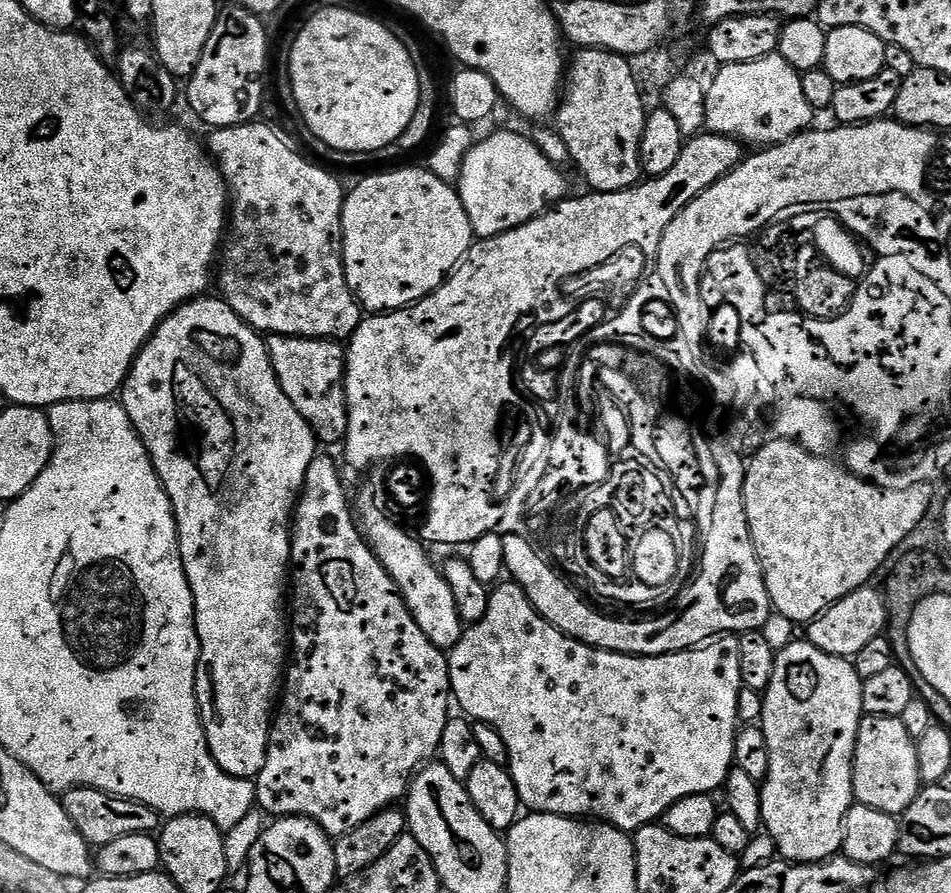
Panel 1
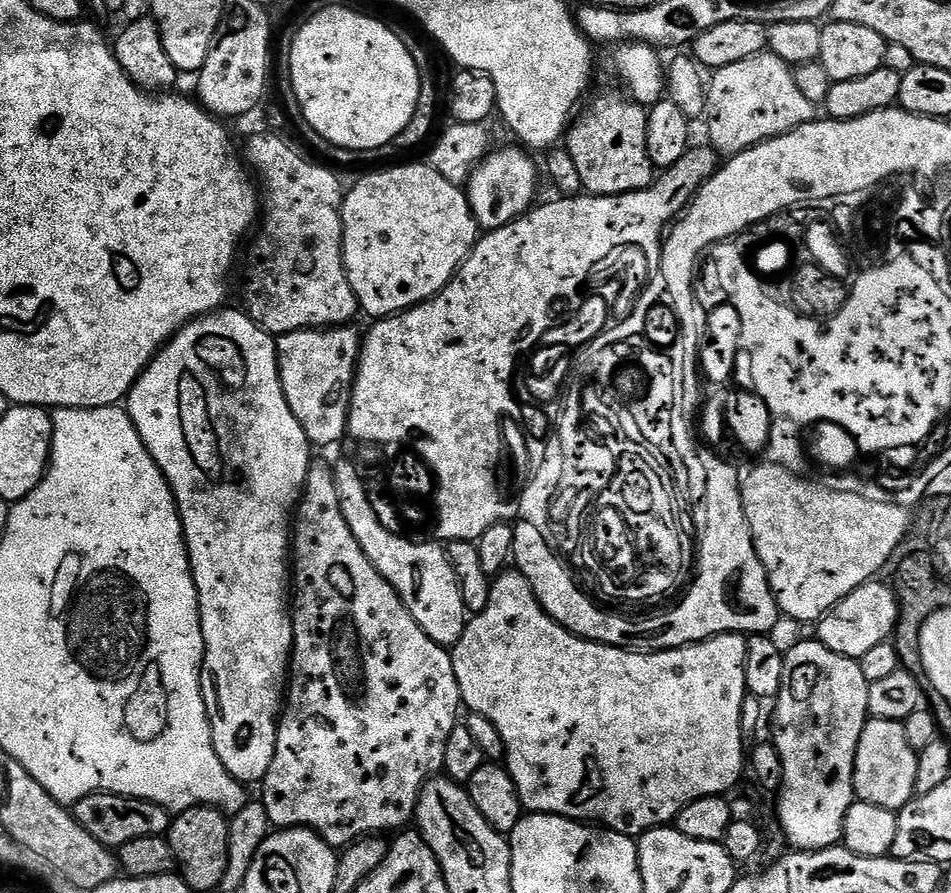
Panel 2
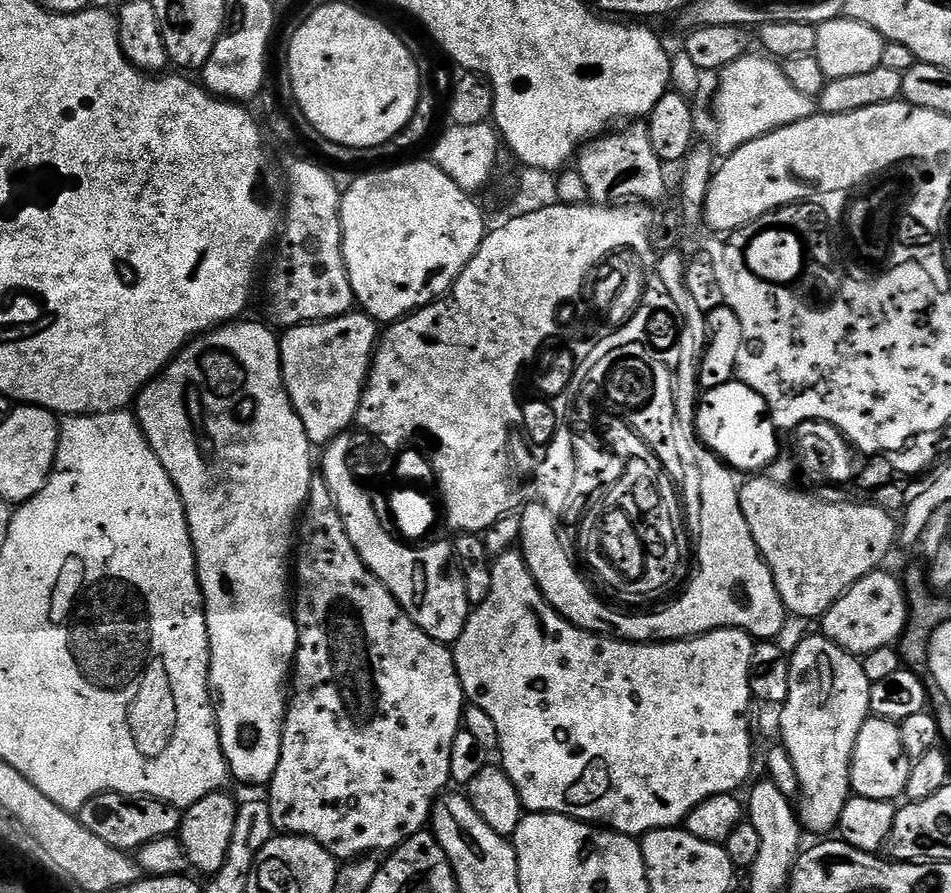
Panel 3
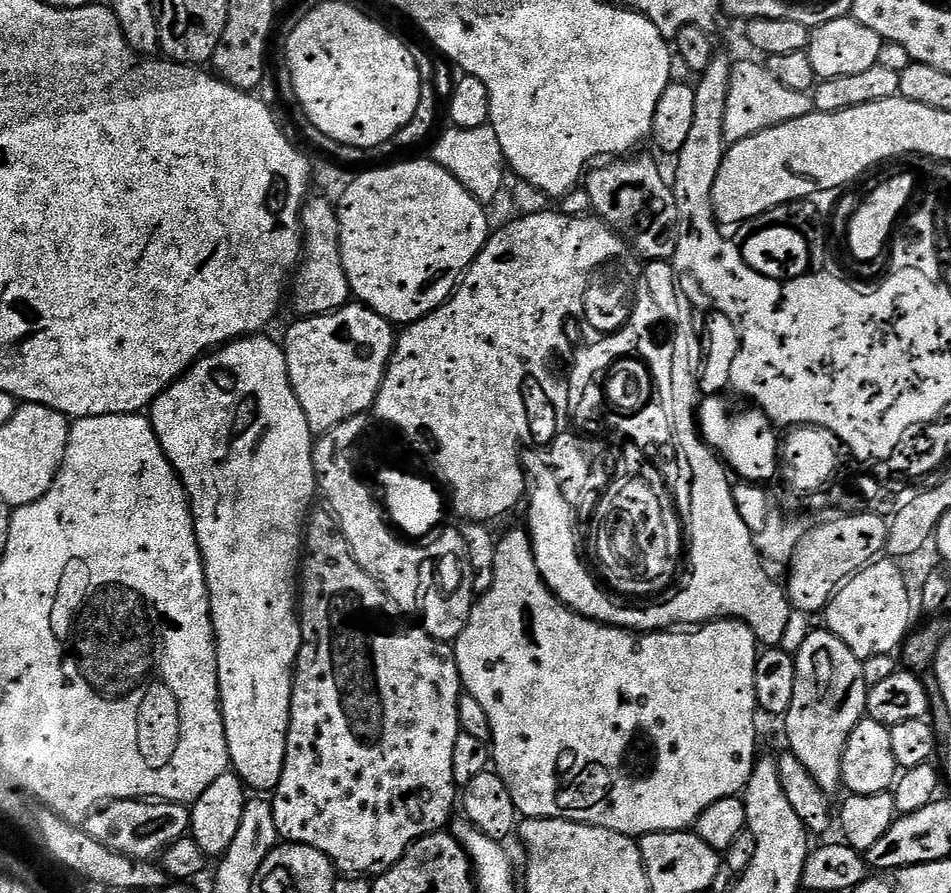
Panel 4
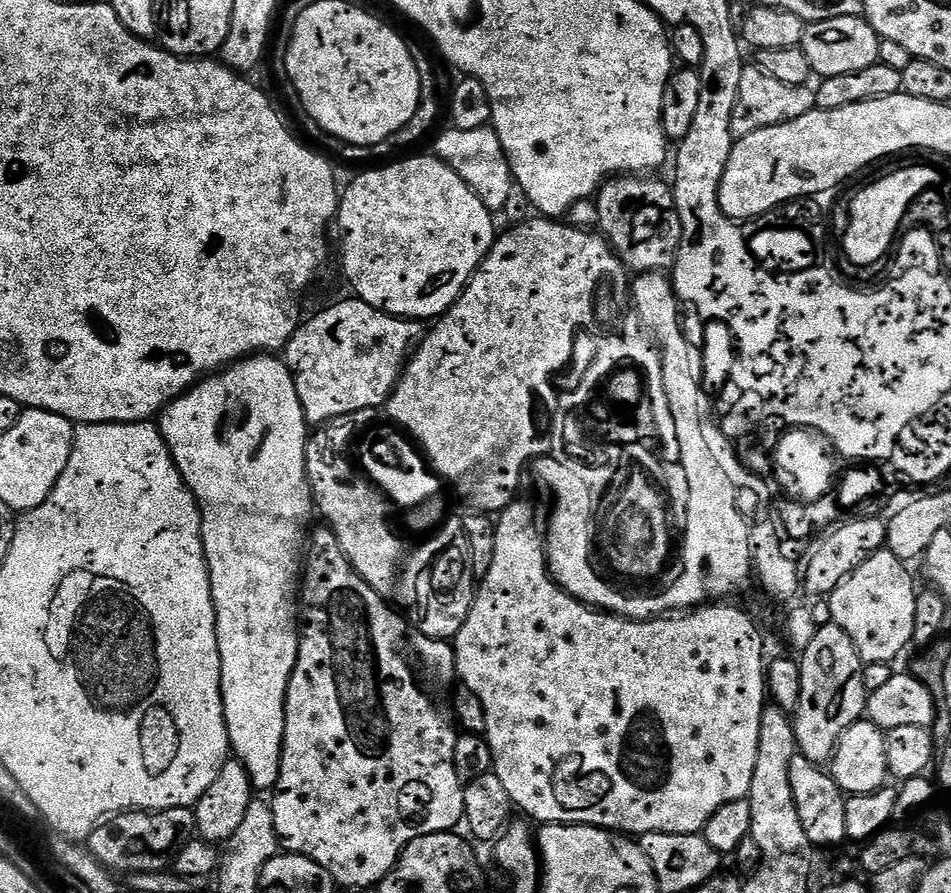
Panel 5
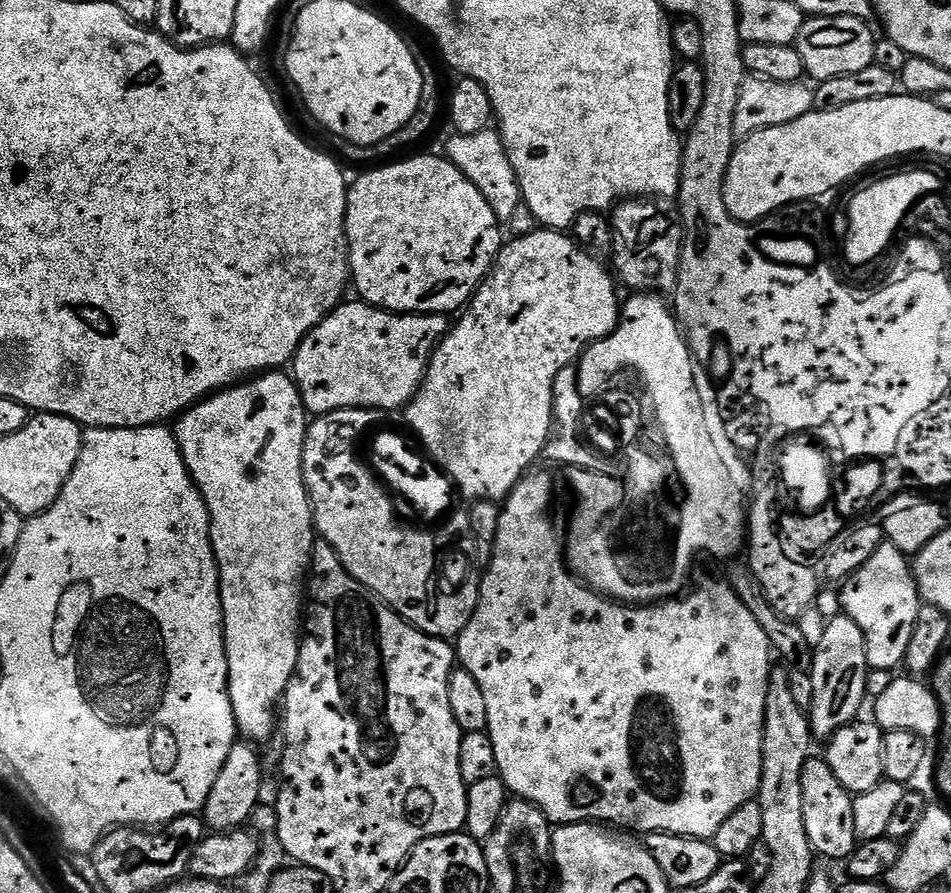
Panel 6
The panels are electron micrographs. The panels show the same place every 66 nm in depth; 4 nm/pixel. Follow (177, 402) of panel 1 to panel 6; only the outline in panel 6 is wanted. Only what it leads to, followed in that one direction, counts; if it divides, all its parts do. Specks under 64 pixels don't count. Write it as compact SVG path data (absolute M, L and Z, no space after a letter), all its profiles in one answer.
M273 370L263 374L257 374L241 383L232 385L231 388L224 388L221 392L214 392L212 395L195 404L193 408L188 409L175 421L174 435L178 446L180 447L180 453L182 458L186 462L186 470L192 476L192 481L198 486L198 490L202 494L202 498L206 502L208 507L208 513L210 514L210 522L212 523L212 549L216 555L216 568L220 571L220 597L222 598L222 610L224 611L224 645L226 646L226 658L228 659L228 693L230 694L230 702L232 703L232 709L234 710L234 718L236 719L236 727L239 735L243 737L245 741L257 742L256 740L268 740L272 736L272 727L277 727L278 724L278 712L272 707L281 703L284 691L288 689L288 683L290 678L296 672L296 663L298 662L298 654L300 653L300 637L302 635L302 605L306 600L306 577L310 572L310 565L312 562L312 545L314 543L314 521L312 518L312 502L308 498L308 487L304 485L304 435L308 433L308 426L310 420L304 411L304 403L300 397L300 391L296 385L295 380L291 375L284 370Z

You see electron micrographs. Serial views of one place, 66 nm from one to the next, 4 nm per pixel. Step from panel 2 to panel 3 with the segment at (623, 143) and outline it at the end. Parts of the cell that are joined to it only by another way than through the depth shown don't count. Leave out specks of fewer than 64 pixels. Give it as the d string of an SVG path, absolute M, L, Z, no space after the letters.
M632 122L589 140L578 153L578 171L582 174L582 182L586 182L588 199L593 204L648 202L644 200L660 200L664 196L666 168L658 154L654 154L654 146L650 146L650 134L644 122Z

